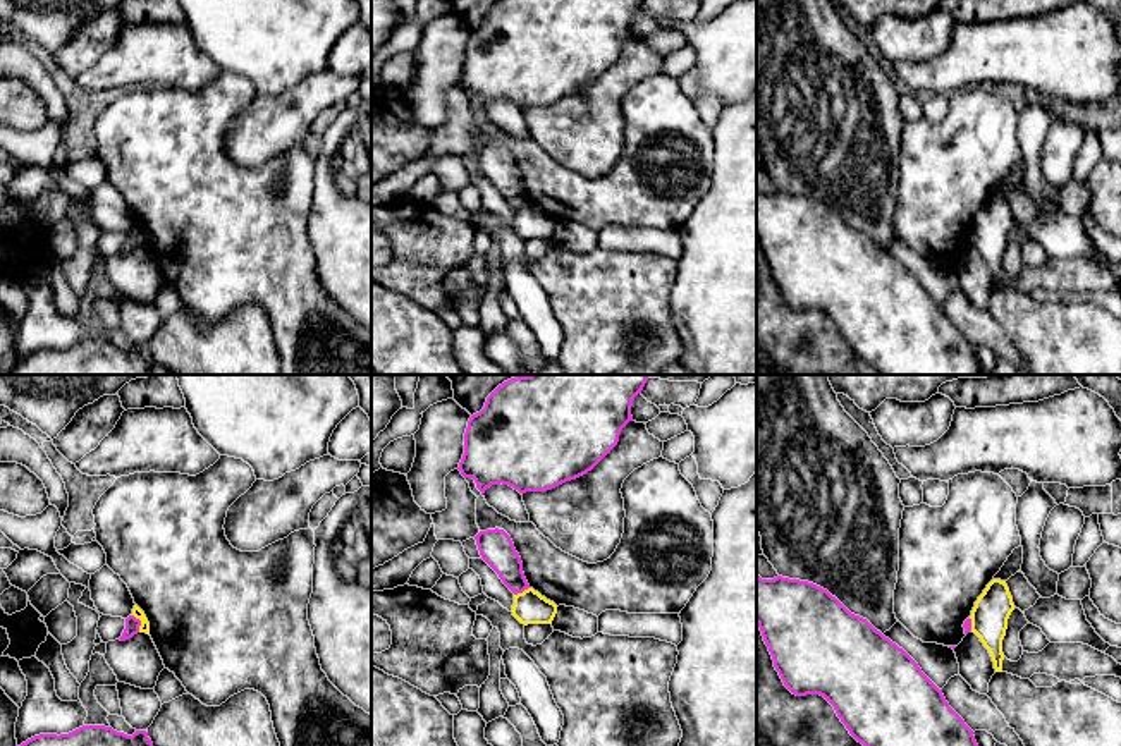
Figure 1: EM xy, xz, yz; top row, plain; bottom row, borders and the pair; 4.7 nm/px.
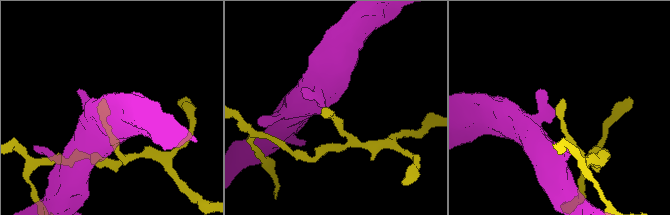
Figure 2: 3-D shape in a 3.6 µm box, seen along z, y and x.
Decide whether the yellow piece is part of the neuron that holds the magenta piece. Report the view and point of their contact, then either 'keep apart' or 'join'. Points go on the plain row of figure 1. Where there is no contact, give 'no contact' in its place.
xy (140, 238) | keep apart

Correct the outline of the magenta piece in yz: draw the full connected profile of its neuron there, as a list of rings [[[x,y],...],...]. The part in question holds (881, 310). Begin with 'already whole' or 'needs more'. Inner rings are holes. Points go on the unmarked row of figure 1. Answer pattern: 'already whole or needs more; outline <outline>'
already whole; outline [[[757,191],[757,239],[784,301],[796,311],[820,309],[849,349],[880,375],[980,375],[973,345],[949,321],[918,278],[867,234],[851,229],[827,205],[799,194]]]

